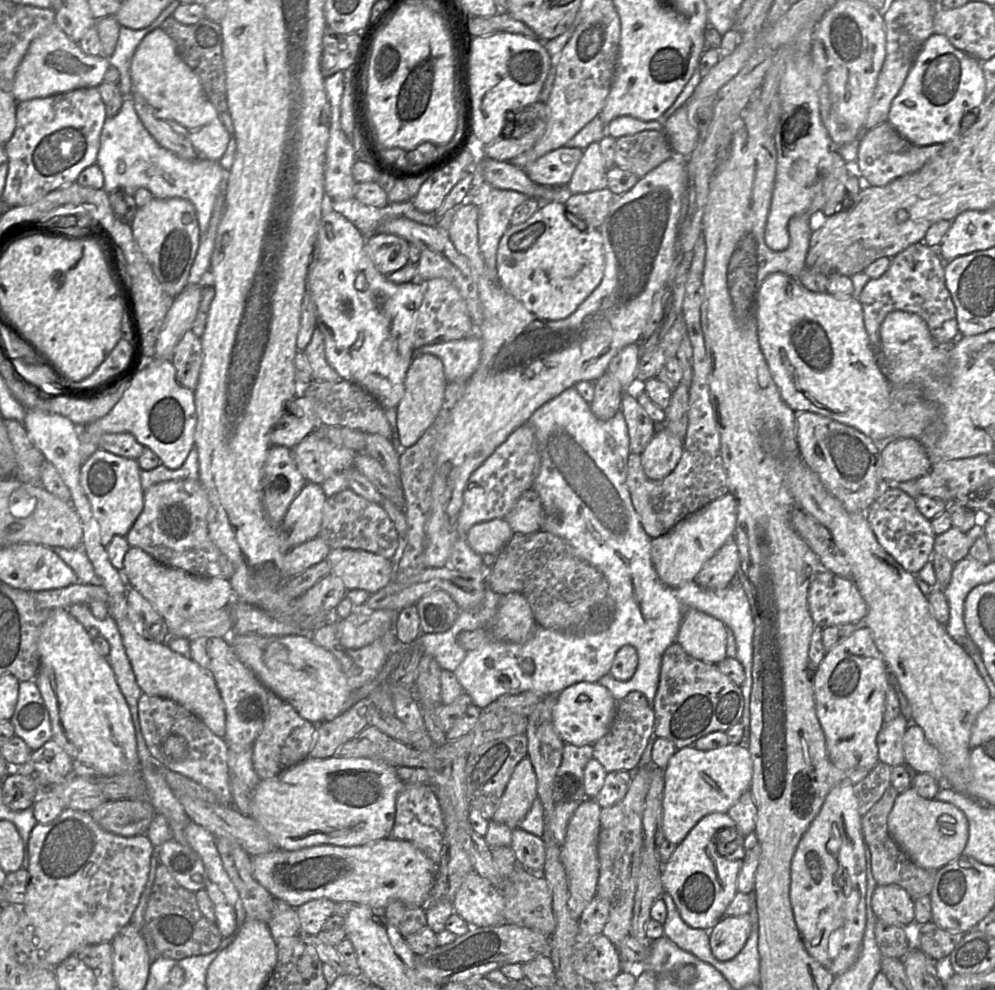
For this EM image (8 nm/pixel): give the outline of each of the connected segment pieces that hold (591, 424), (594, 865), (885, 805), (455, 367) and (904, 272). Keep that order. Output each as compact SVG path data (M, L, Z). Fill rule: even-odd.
M575 387L538 408L529 418L533 427L540 453L540 468L532 488L540 498L545 514L540 531L552 533L573 548L577 556L599 570L609 583L609 595L616 607L612 625L598 634L574 634L536 626L524 643L500 641L489 634L476 649L467 651L466 657L453 672L472 704L484 708L506 694L533 692L540 697L559 694L579 682L598 682L606 687L618 702L631 691L640 691L646 696L651 707L658 689L661 661L665 650L674 642L686 609L696 609L722 621L732 631L737 647L736 658L745 671L741 691L744 698L742 744L748 747L750 732L750 696L753 676L753 634L754 620L747 596L741 586L728 586L714 591L700 587L695 580L678 587L669 587L659 579L651 560L652 539L644 531L635 511L626 480L630 443L625 417L621 411L609 420L598 419ZM624 645L633 646L638 654L638 666L633 677L627 681L615 679L609 672L617 651Z
M593 799L582 801L569 820L566 838L561 849L561 860L568 877L570 891L568 906L573 916L578 919L580 919L583 911L596 895L599 879L597 841L600 831L601 809Z
M890 785L880 800L863 816L863 836L870 850L873 877L877 885L898 885L916 900L922 896L930 896L938 870L917 866L891 837L888 818L898 795L896 788Z
M477 330L473 337L424 345L414 350L413 359L423 355L437 356L443 364L447 383L468 381L480 364L482 341Z
M924 242L914 243L892 258L886 272L870 279L857 298L862 306L864 327L871 347L878 360L880 326L888 313L902 310L917 314L926 323L931 336L940 344L953 344L960 333L957 327L956 311L950 292L945 284L945 262L934 248Z

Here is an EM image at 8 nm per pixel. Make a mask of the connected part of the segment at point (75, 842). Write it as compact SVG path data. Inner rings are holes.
M64 808L61 814L51 823L36 824L28 840L29 865L27 869L27 887L24 903L20 909L20 918L12 930L12 940L15 941L15 953L19 961L25 961L26 966L54 968L80 947L111 942L116 934L130 923L133 912L138 904L141 893L147 882L153 845L147 836L124 837L105 831L90 816L89 813Z

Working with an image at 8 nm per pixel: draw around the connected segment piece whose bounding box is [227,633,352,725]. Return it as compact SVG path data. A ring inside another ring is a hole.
M310 634L260 636L230 635L230 646L239 660L263 685L289 703L305 720L318 725L333 720L349 707L351 688L338 660L317 645Z

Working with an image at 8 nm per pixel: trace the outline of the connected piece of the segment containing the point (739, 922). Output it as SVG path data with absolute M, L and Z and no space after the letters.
M749 914L723 916L709 930L710 948L713 956L719 961L735 957L744 947L752 930Z

